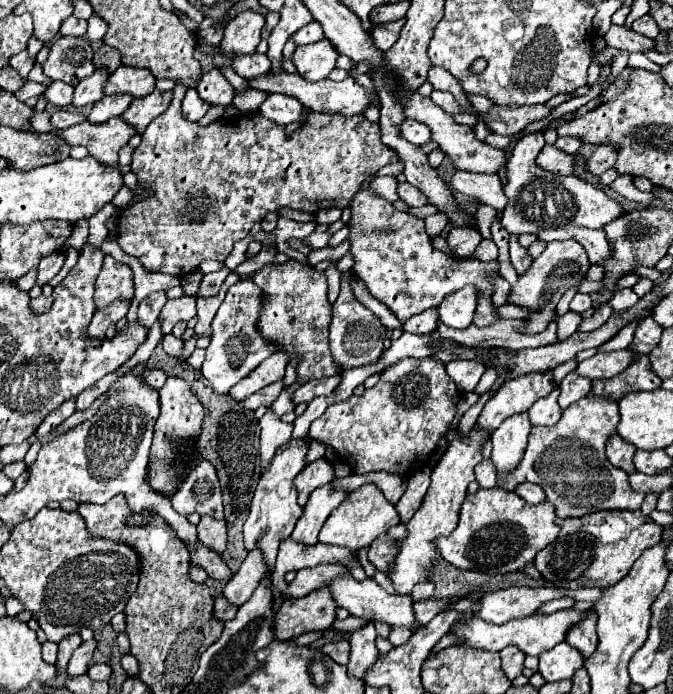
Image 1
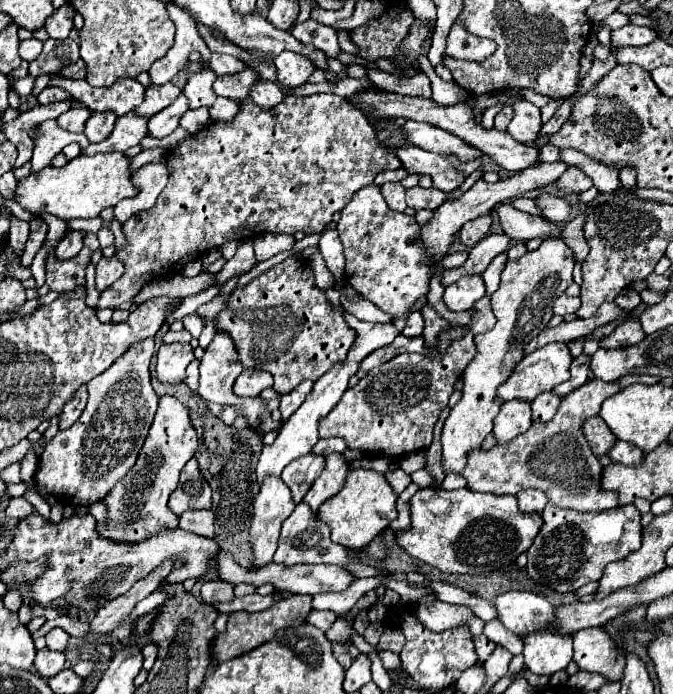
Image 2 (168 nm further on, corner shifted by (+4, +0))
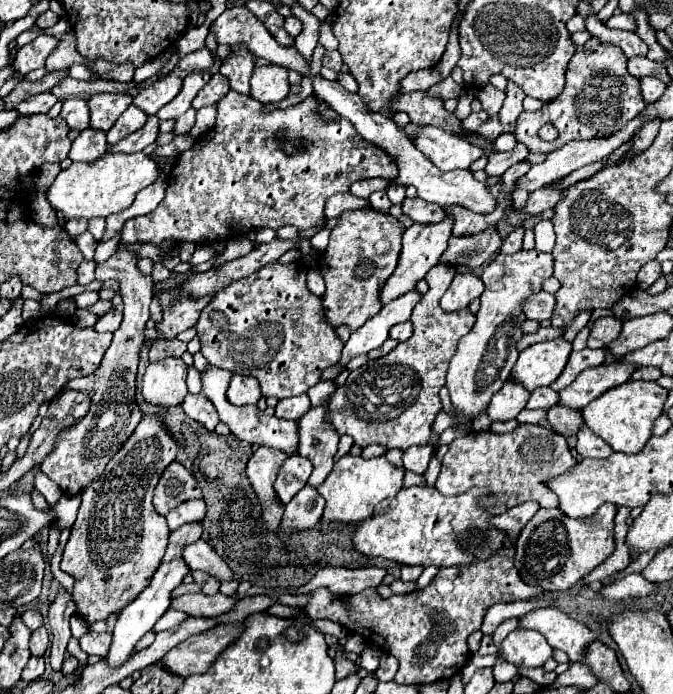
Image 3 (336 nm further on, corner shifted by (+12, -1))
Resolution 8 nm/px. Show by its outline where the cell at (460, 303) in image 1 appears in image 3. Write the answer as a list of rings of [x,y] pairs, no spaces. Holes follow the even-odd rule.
[[[456,274],[450,288],[440,298],[440,306],[446,312],[462,310],[466,308],[474,298],[478,298],[484,292],[484,284],[474,274]]]

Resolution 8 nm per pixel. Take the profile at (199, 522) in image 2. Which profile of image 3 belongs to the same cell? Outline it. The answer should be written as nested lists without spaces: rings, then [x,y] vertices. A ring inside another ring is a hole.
[[[196,498],[196,500],[182,502],[180,506],[176,506],[176,510],[170,510],[166,514],[166,520],[170,530],[176,530],[186,522],[202,522],[204,514],[206,514],[206,504],[202,498]]]

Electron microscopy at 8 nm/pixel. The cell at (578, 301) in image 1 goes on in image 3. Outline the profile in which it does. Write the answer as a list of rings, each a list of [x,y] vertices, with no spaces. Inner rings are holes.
[[[540,292],[540,294],[532,294],[532,298],[524,300],[524,316],[530,320],[548,320],[552,316],[554,310],[554,296],[548,292]]]

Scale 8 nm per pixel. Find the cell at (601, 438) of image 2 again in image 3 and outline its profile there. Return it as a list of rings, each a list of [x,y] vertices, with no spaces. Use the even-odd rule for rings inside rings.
[[[560,404],[546,410],[546,420],[550,422],[550,428],[562,436],[576,436],[576,430],[580,424],[584,424],[580,410],[572,410]]]

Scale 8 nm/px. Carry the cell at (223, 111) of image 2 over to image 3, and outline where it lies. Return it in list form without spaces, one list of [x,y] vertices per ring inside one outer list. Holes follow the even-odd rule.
[[[188,110],[184,116],[180,116],[176,122],[174,122],[174,134],[186,134],[190,132],[190,128],[194,126],[194,118],[196,118],[196,110]]]

